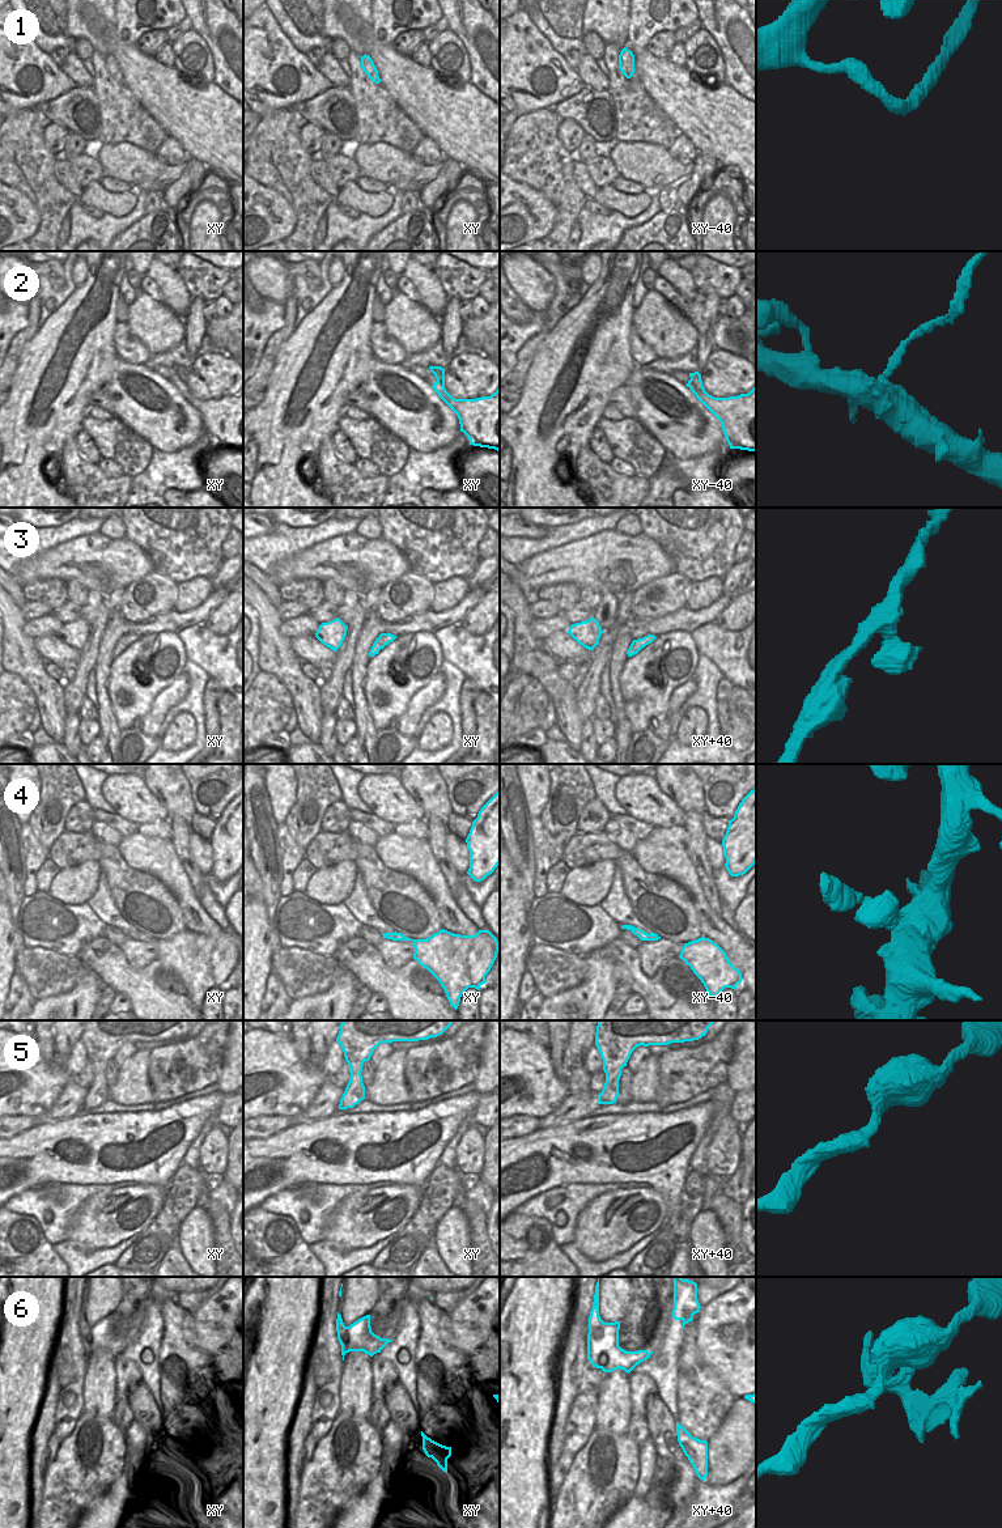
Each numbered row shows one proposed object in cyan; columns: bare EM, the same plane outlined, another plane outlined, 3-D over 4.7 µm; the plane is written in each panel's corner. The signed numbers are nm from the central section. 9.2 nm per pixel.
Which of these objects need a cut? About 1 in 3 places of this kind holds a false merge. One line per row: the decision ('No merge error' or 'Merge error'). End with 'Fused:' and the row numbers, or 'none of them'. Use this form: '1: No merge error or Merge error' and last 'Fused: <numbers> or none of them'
1: No merge error
2: Merge error
3: No merge error
4: No merge error
5: No merge error
6: Merge error
Fused: 2, 6.

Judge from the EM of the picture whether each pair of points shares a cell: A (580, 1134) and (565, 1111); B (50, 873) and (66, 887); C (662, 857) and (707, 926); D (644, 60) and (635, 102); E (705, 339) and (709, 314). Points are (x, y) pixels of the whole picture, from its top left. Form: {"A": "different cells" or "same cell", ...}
{"A": "different cells", "B": "different cells", "C": "same cell", "D": "different cells", "E": "same cell"}

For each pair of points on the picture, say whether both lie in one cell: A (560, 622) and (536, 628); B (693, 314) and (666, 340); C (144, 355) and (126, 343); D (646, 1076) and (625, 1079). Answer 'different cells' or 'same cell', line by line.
A: same cell
B: different cells
C: same cell
D: different cells

